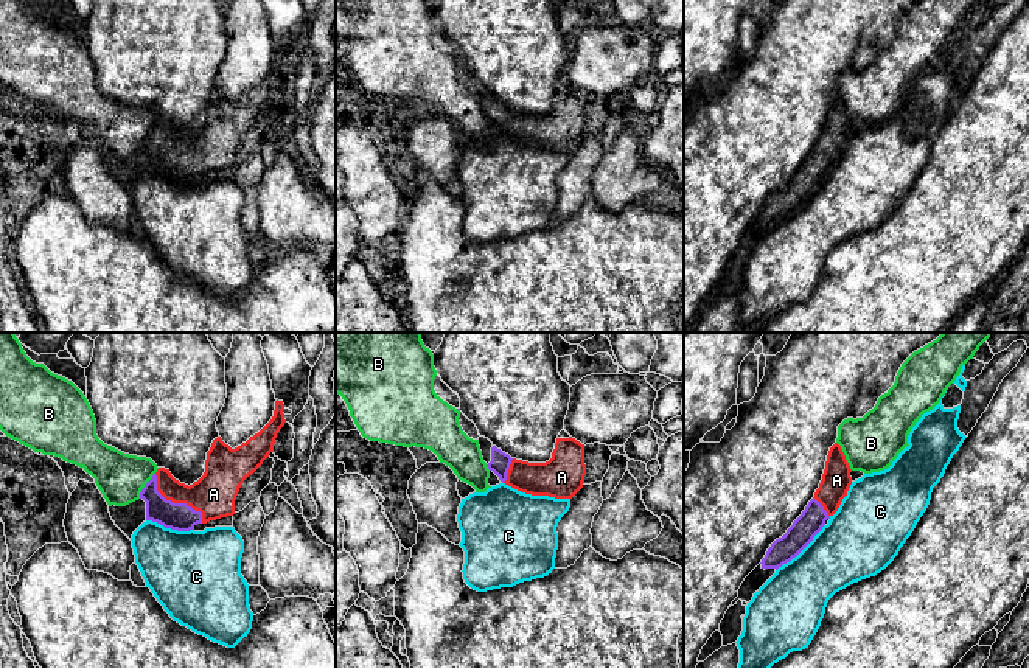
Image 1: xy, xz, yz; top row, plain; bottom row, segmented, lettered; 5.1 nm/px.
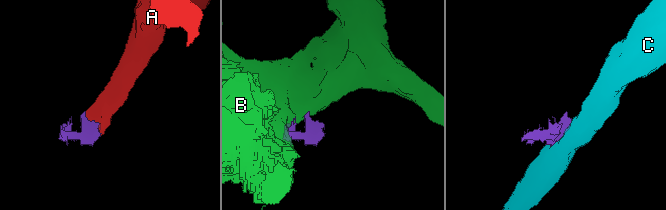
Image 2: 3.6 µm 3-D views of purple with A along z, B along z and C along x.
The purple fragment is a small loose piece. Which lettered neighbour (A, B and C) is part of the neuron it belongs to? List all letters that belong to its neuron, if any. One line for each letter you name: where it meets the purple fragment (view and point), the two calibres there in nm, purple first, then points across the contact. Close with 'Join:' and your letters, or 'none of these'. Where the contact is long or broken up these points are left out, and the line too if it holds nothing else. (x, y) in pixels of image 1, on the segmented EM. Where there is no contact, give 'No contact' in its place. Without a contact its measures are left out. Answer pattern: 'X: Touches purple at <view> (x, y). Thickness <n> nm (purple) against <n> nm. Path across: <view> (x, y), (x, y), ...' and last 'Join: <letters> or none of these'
A: Touches purple at xy (176, 504). Thickness 140 nm (purple) against 220 nm
Join: A

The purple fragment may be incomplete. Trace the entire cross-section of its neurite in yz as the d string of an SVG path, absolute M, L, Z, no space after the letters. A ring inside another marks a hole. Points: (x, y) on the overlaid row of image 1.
M838 443L827 455L825 469L814 497L787 533L776 539L762 559L762 569L779 569L796 558L839 508L852 485L850 466Z

